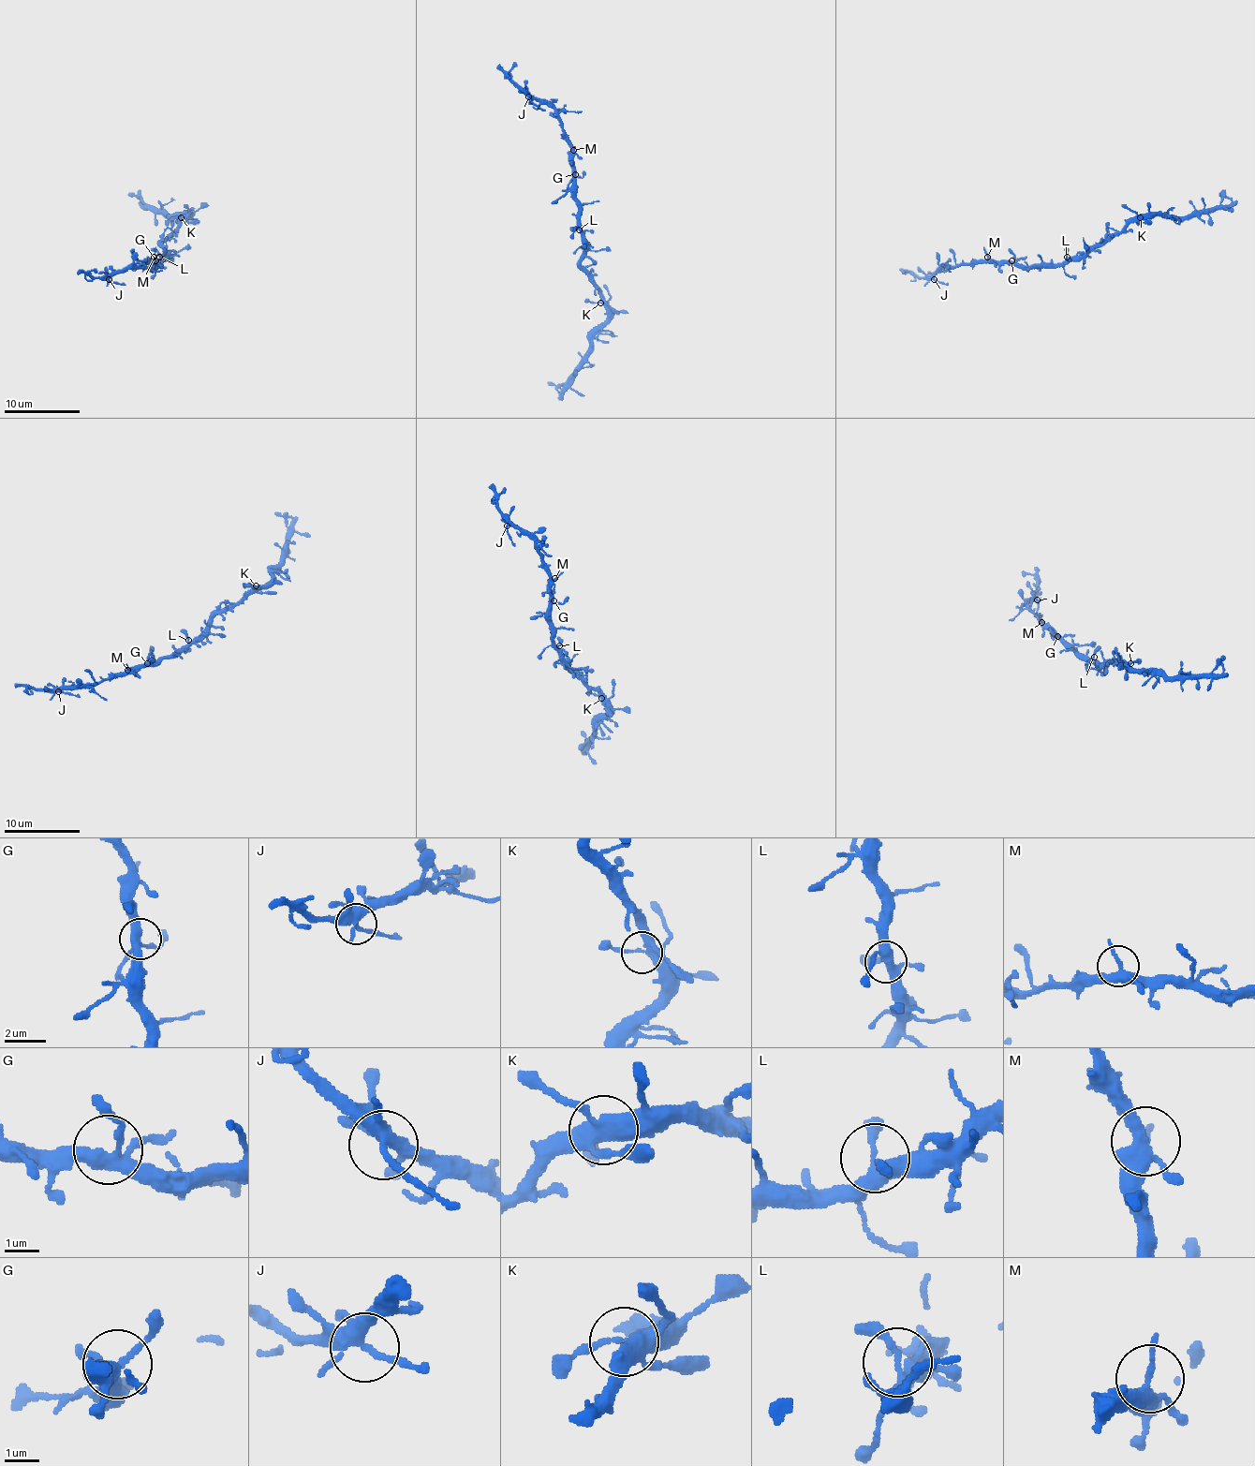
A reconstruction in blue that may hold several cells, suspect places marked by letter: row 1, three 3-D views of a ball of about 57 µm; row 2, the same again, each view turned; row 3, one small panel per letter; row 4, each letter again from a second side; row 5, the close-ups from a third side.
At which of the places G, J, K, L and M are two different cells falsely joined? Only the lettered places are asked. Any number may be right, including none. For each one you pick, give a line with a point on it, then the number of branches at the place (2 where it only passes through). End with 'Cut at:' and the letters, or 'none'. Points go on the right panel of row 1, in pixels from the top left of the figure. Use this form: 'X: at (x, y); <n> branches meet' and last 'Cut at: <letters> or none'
Cut at: none

